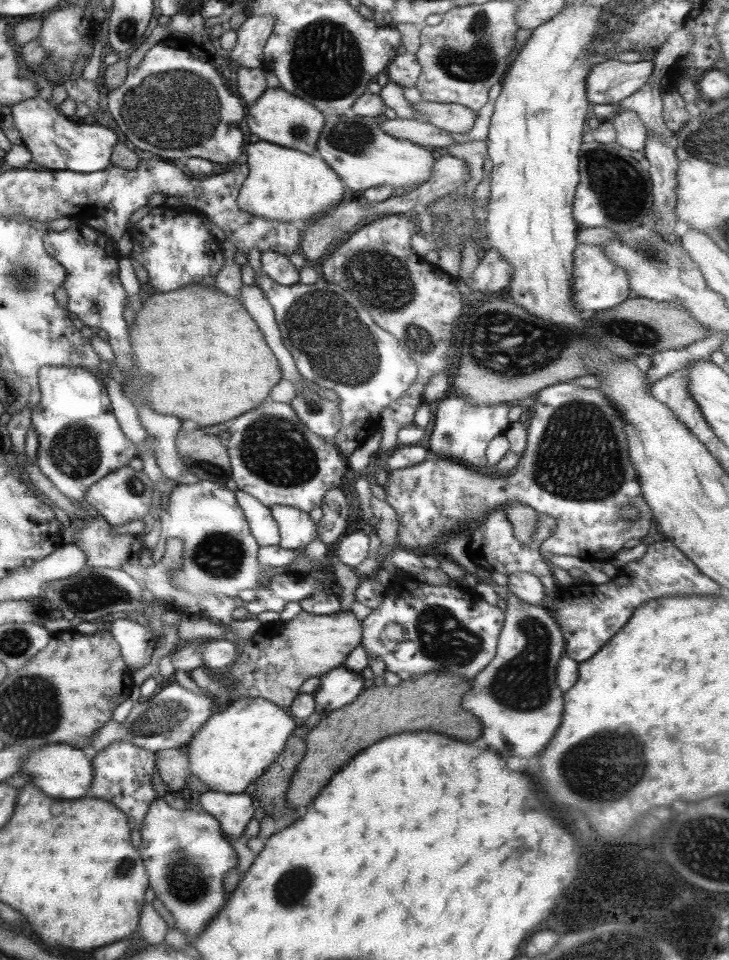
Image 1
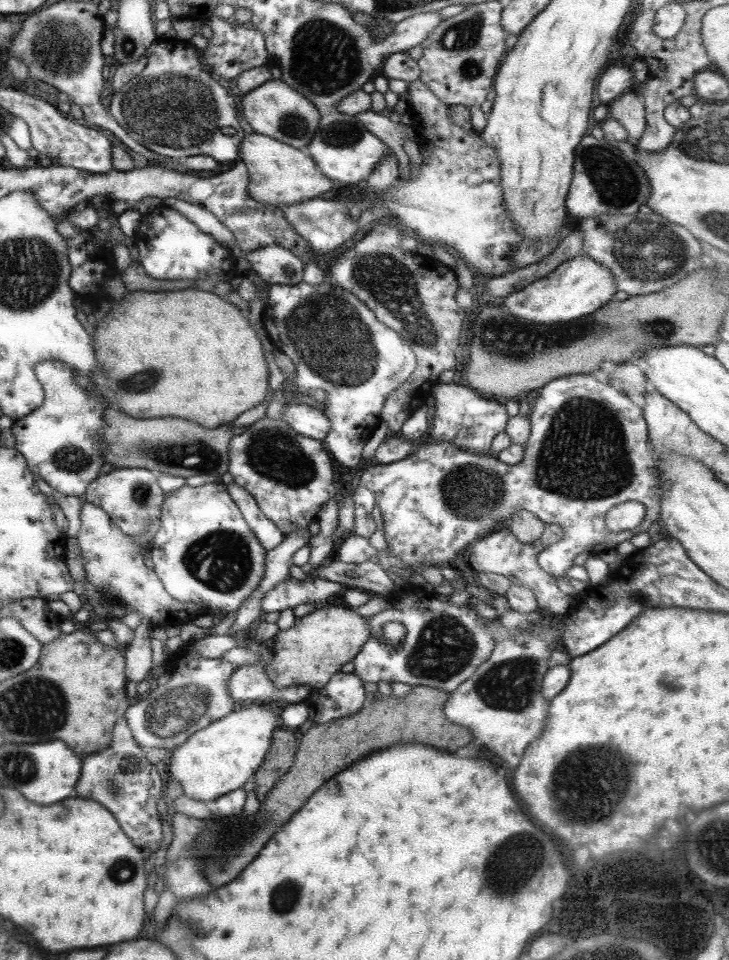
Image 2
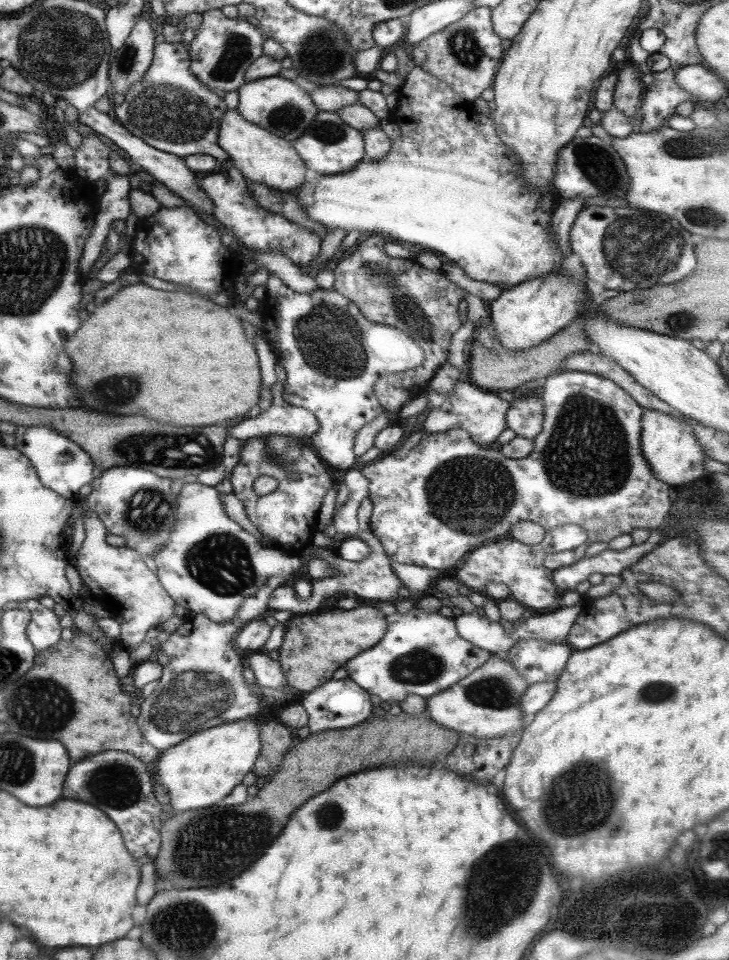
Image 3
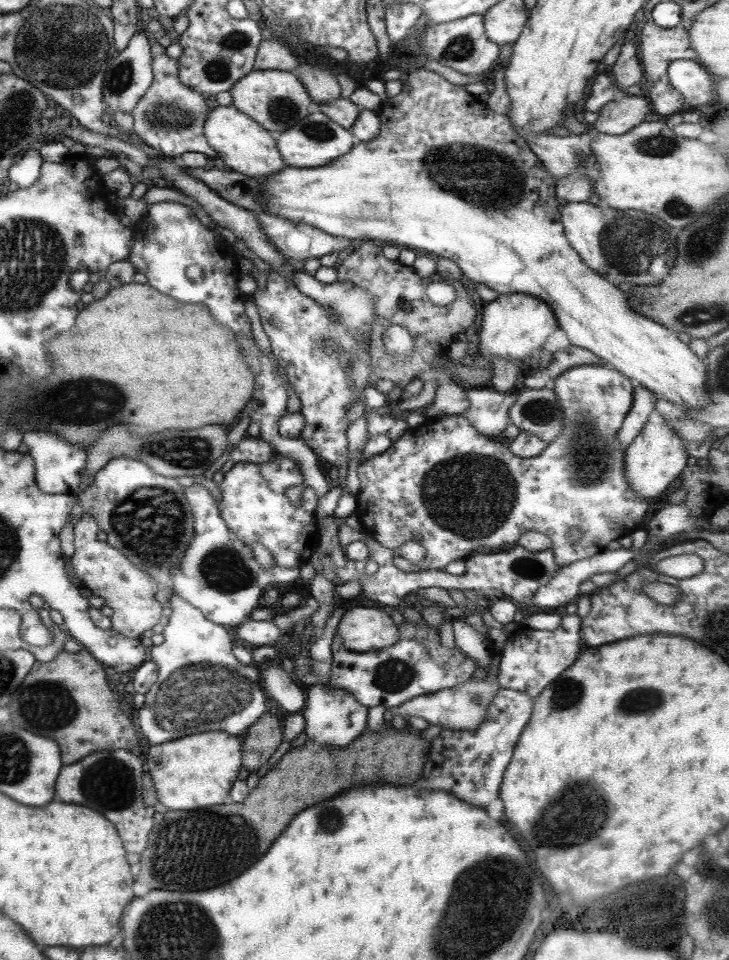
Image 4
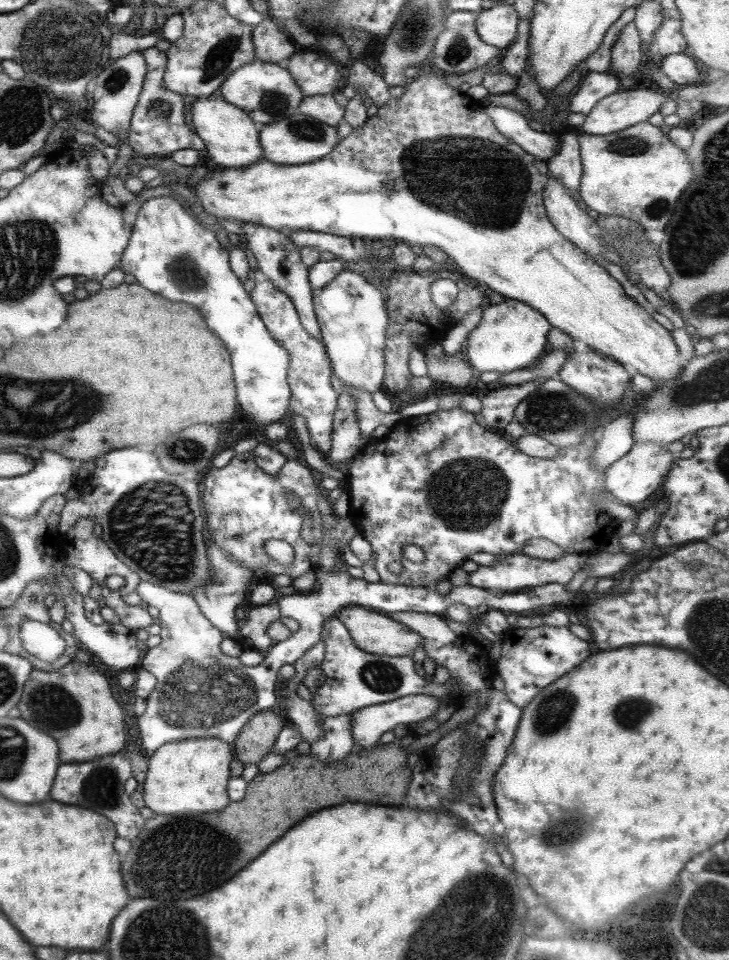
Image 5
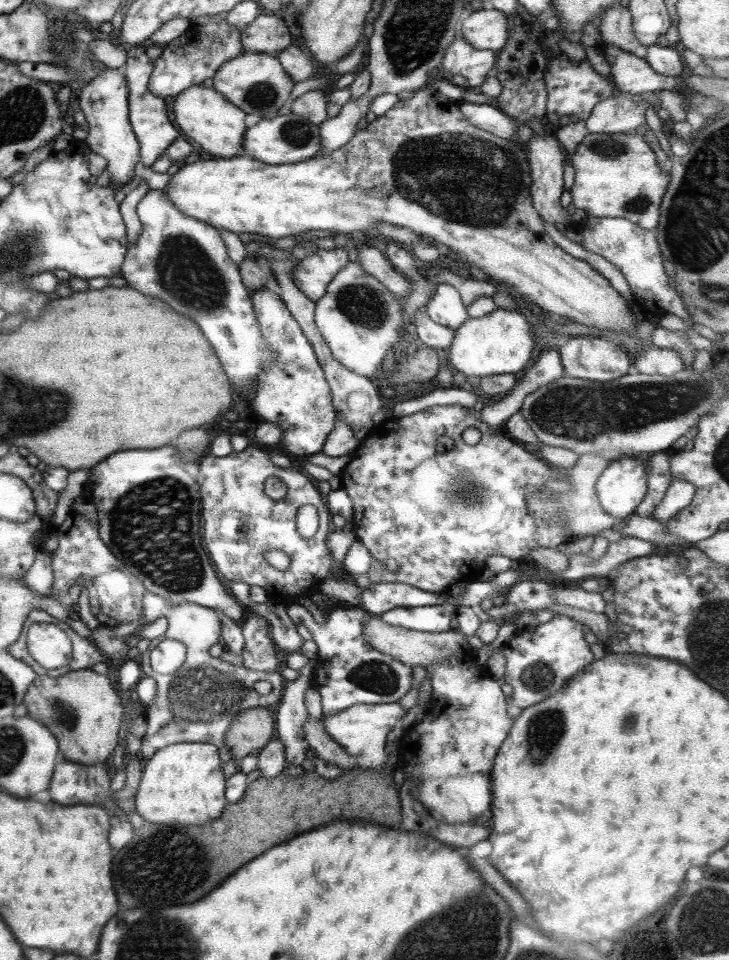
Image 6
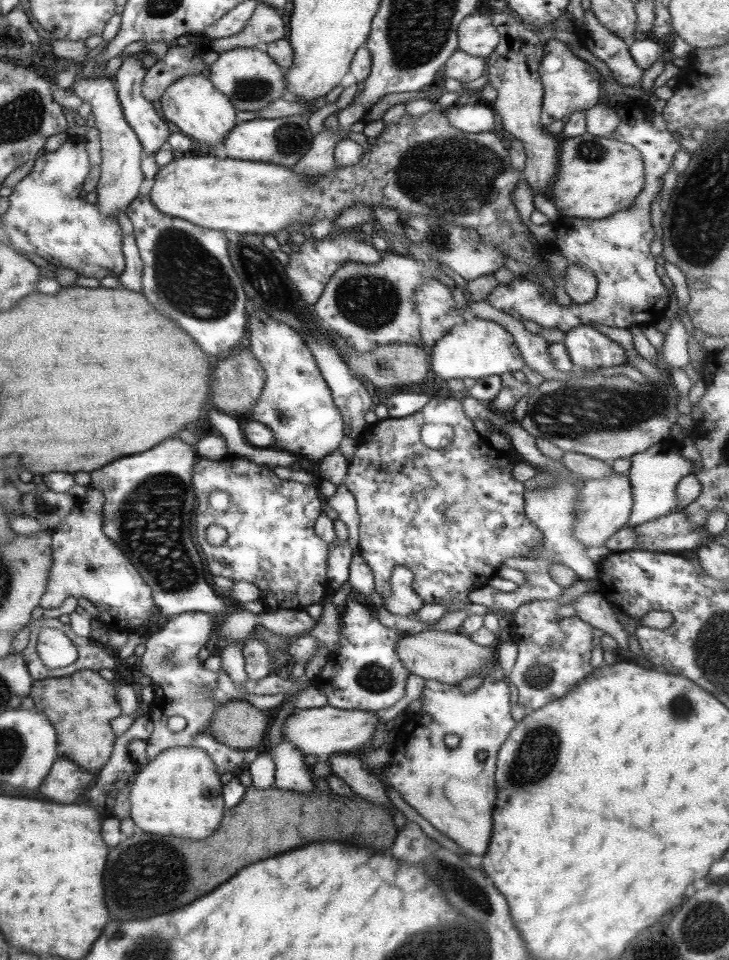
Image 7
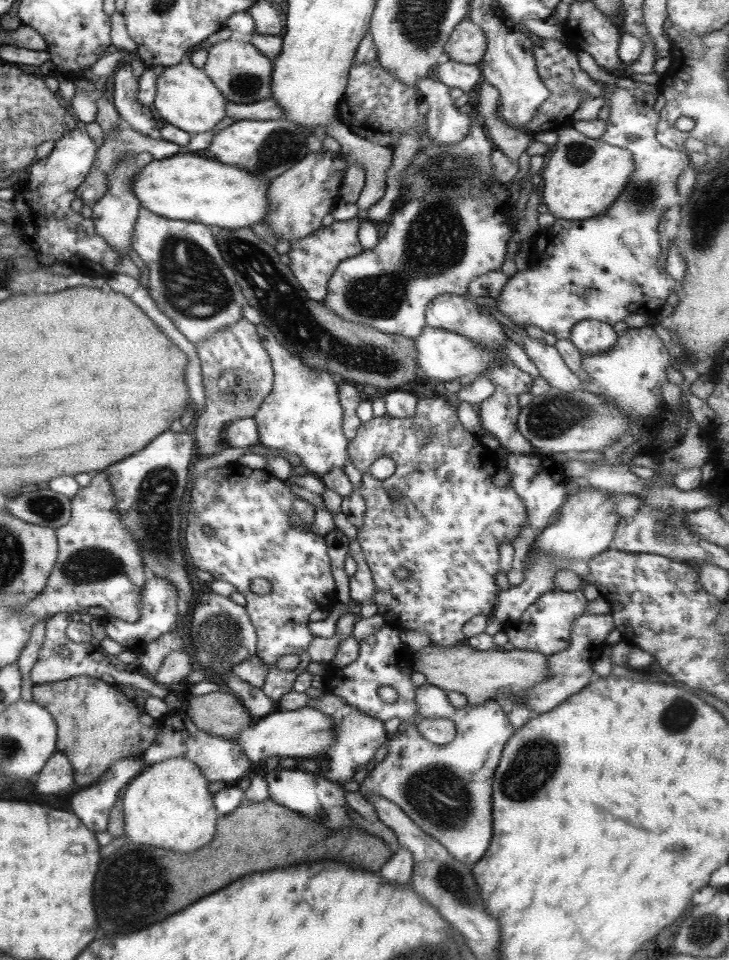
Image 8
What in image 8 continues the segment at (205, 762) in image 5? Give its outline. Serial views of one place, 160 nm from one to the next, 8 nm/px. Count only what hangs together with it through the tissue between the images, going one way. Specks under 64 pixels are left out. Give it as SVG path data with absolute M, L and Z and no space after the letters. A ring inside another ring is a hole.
M174 756L146 766L126 784L119 796L126 842L165 848L179 854L187 854L203 847L216 834L216 820L219 818L212 803L212 794L207 791L207 785L208 782L199 772L196 764L189 762L186 758Z

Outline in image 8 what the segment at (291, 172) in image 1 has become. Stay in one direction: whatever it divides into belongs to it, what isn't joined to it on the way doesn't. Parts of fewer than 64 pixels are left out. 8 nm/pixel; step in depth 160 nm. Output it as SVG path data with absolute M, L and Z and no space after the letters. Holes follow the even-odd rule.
M189 52L185 53L177 64L164 69L157 75L153 108L157 116L166 123L187 134L208 132L224 117L226 100L210 81L203 69L196 68L189 62Z

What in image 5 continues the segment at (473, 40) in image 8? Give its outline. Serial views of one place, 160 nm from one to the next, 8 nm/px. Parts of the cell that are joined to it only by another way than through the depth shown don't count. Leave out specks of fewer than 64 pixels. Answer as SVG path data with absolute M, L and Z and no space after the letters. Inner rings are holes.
M498 4L478 13L474 29L481 42L503 51L514 42L518 23L511 4Z

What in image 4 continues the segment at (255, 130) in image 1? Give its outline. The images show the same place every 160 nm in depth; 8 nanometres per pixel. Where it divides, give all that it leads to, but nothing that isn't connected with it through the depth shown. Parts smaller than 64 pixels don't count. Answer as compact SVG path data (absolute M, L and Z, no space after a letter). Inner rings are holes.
M251 69L236 80L228 92L232 106L268 131L274 140L281 132L285 132L287 128L297 124L299 119L307 116L313 106L307 91L292 71Z

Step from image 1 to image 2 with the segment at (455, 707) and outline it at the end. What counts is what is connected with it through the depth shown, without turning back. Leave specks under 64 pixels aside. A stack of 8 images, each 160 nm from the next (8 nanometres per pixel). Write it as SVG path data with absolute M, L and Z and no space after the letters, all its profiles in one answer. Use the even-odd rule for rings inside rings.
M413 686L405 697L381 695L381 699L374 699L371 703L363 705L361 709L349 716L309 727L302 734L301 742L298 743L297 751L293 755L292 764L288 771L268 790L255 814L244 817L243 812L241 812L228 817L218 815L215 822L213 820L203 820L205 830L201 830L201 834L195 836L195 840L186 845L200 856L201 874L211 884L211 888L228 884L229 880L233 880L253 860L253 856L257 856L260 848L265 846L272 834L280 829L292 817L292 814L295 814L295 811L302 806L309 796L332 776L349 768L354 761L367 757L371 752L381 751L395 745L415 743L431 746L436 750L455 752L455 750L463 748L465 744L471 743L473 740L472 734L467 728L449 722L444 717L442 706L447 695L447 692L443 692L438 688Z

